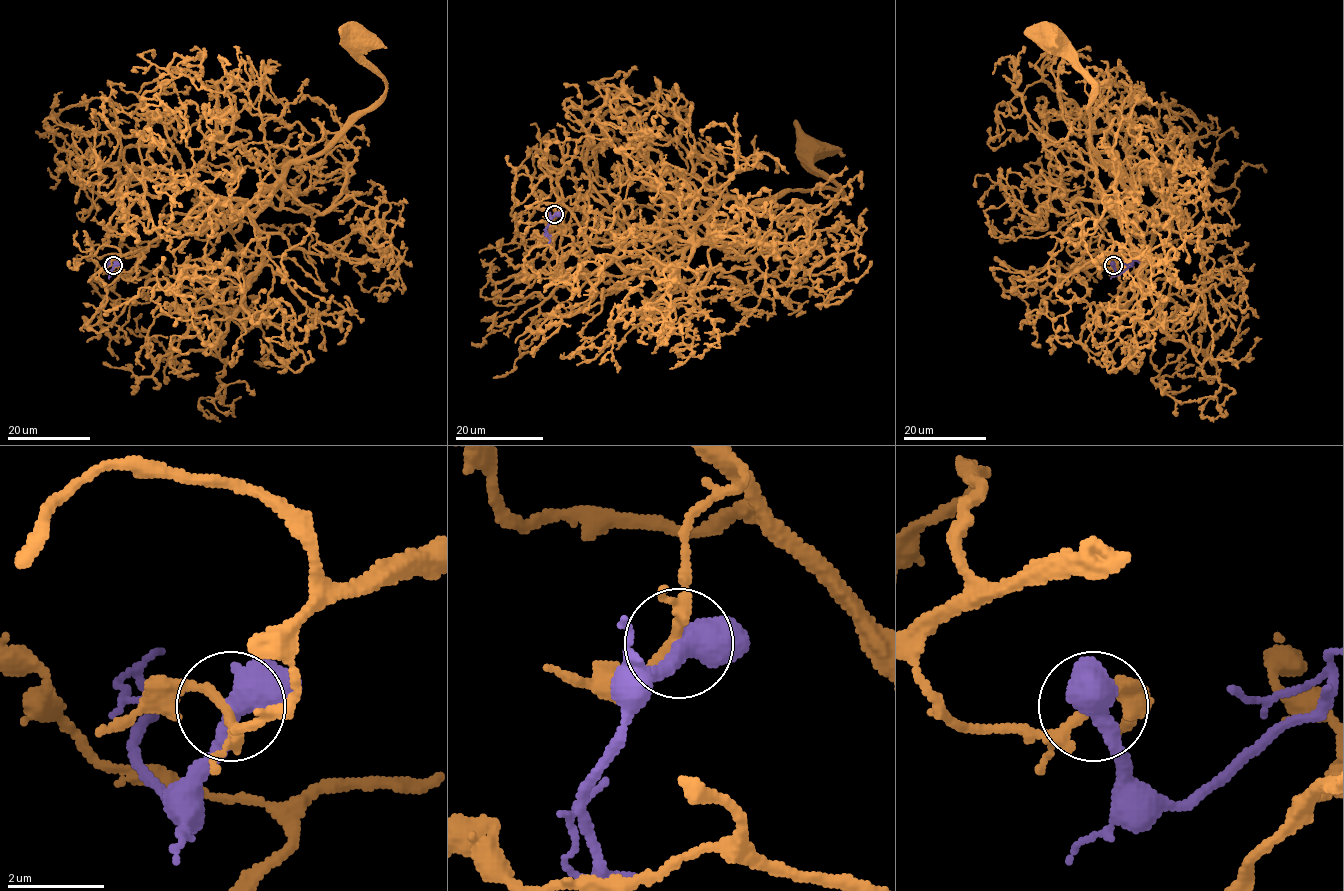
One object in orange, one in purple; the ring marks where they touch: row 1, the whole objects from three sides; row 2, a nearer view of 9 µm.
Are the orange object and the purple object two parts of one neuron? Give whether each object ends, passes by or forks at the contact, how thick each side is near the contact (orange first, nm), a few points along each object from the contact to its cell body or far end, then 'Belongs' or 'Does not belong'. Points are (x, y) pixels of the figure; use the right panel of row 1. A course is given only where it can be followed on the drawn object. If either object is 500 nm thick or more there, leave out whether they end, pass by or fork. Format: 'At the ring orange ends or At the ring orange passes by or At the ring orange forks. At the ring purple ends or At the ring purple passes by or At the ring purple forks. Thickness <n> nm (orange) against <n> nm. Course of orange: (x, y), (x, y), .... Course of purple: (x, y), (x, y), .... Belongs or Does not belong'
At the ring orange forks. At the ring purple passes by. Thickness 160 nm (orange) against 480 nm. Course of orange: (1112, 265), (1097, 261), (1145, 250), (1152, 234), (1137, 235), (1137, 198), (1090, 142), (1092, 84), (1050, 41). Course of purple: (1113, 265), (1117, 272), (1122, 273), (1133, 261), (1140, 262). Does not belong

